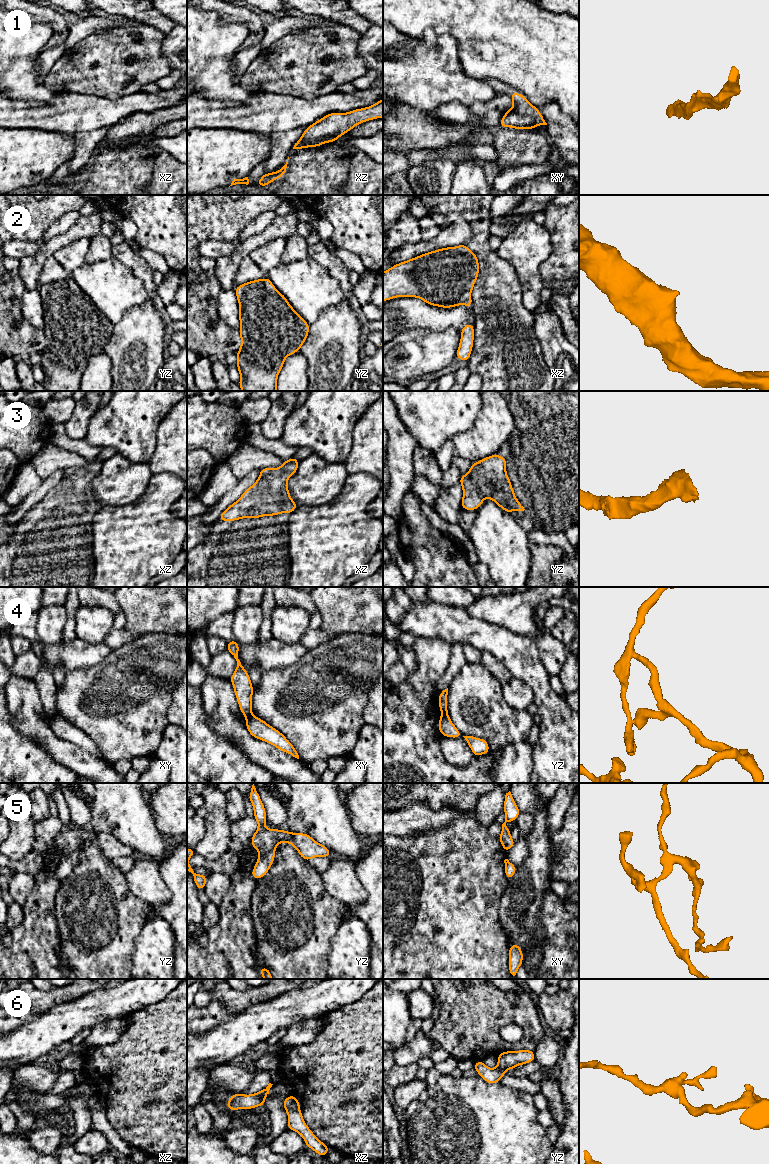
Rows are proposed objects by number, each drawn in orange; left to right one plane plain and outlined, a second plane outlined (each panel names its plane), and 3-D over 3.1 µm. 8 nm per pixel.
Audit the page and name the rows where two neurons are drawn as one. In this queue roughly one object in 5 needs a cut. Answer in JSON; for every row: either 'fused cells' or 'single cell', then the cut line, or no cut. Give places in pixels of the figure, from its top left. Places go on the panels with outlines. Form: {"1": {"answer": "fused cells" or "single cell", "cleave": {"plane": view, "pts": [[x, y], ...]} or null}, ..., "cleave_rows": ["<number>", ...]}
{"1": {"answer": "single cell", "cleave": null}, "2": {"answer": "single cell", "cleave": null}, "3": {"answer": "single cell", "cleave": null}, "4": {"answer": "fused cells", "cleave": {"plane": "yz", "pts": [[441, 713], [447, 715]]}}, "5": {"answer": "single cell", "cleave": null}, "6": {"answer": "single cell", "cleave": null}, "cleave_rows": ["4"]}

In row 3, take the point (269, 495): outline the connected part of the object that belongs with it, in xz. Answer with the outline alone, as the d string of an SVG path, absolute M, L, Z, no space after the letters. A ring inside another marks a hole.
M292 457L279 468L262 468L260 477L241 497L224 510L219 521L291 514L298 505L292 500L287 482L296 473L299 460Z

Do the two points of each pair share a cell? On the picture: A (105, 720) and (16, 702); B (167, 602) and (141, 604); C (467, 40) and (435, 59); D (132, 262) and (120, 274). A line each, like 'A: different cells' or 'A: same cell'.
A: different cells
B: same cell
C: different cells
D: different cells

